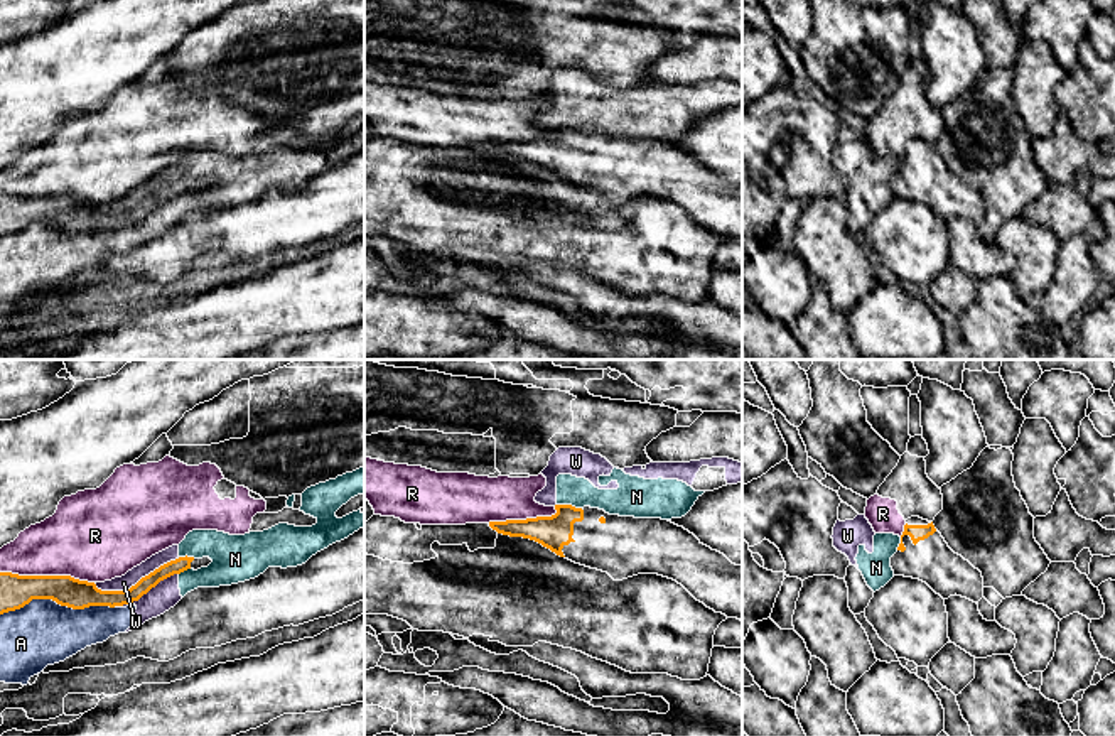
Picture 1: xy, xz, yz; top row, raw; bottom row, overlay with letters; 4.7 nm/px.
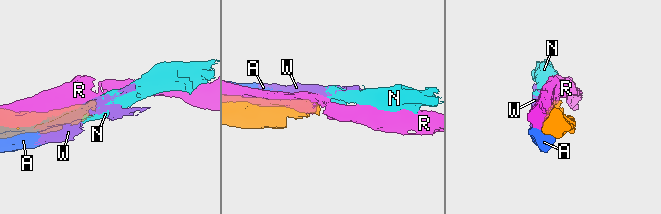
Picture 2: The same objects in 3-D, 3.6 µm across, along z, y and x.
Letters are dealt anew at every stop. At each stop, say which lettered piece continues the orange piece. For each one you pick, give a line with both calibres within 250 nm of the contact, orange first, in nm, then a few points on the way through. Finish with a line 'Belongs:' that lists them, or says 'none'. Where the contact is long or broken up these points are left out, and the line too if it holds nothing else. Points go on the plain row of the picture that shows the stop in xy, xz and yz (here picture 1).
Belongs: none

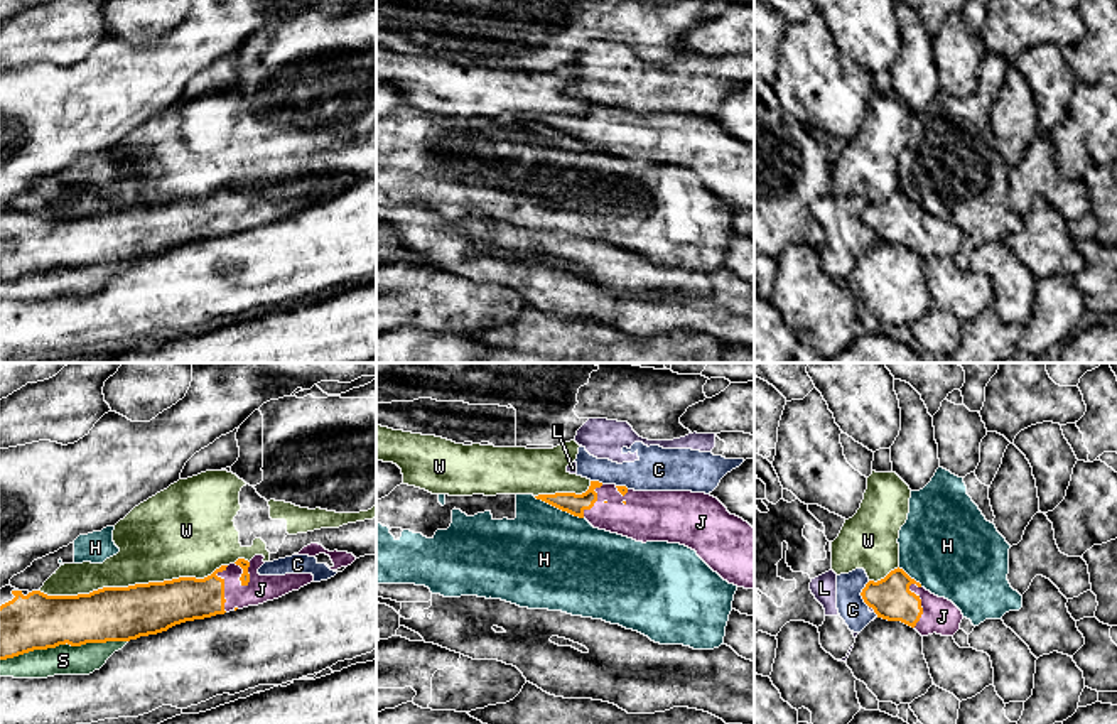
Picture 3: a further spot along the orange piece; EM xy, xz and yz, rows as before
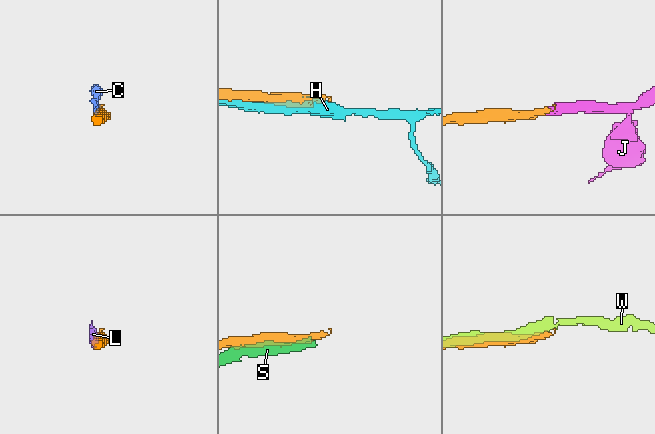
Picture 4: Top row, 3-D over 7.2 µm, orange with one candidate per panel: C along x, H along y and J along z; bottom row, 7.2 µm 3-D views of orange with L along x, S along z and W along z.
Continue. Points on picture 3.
J: 200 nm thick on the orange side, 170 nm on the other
Belongs: J

